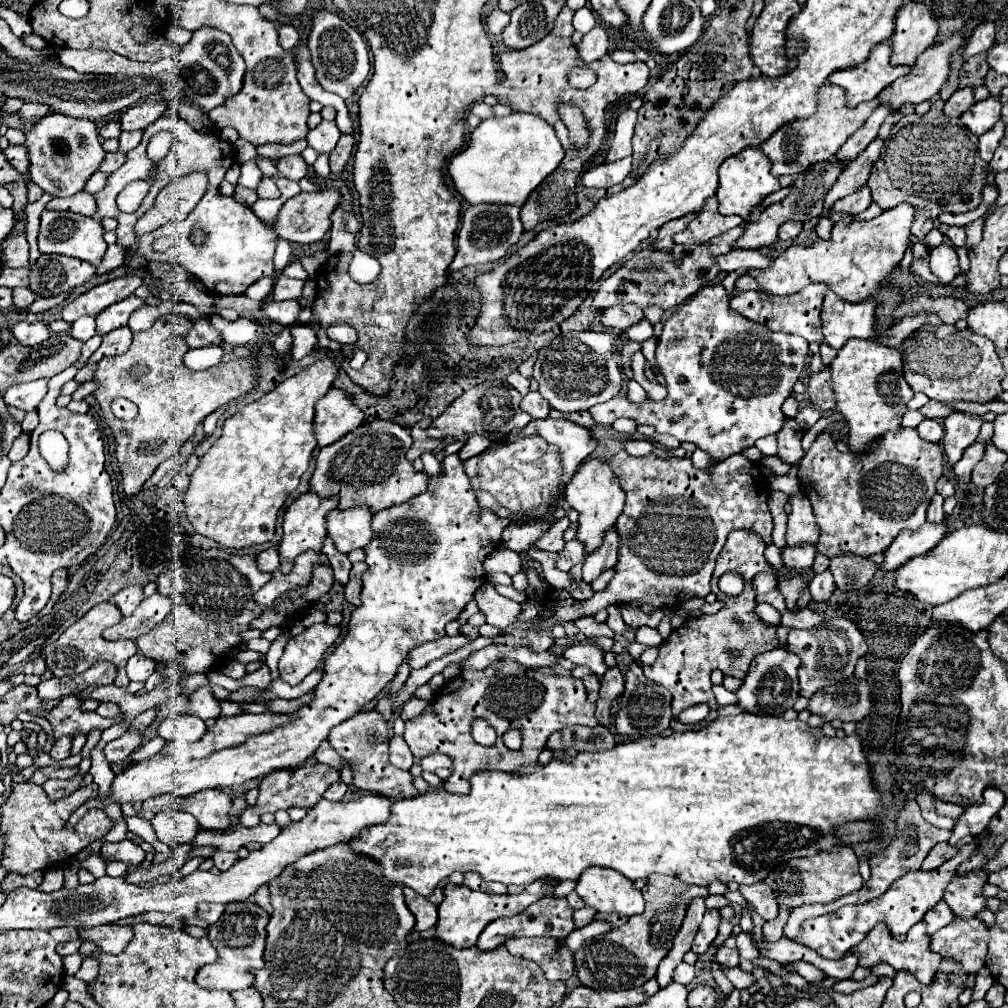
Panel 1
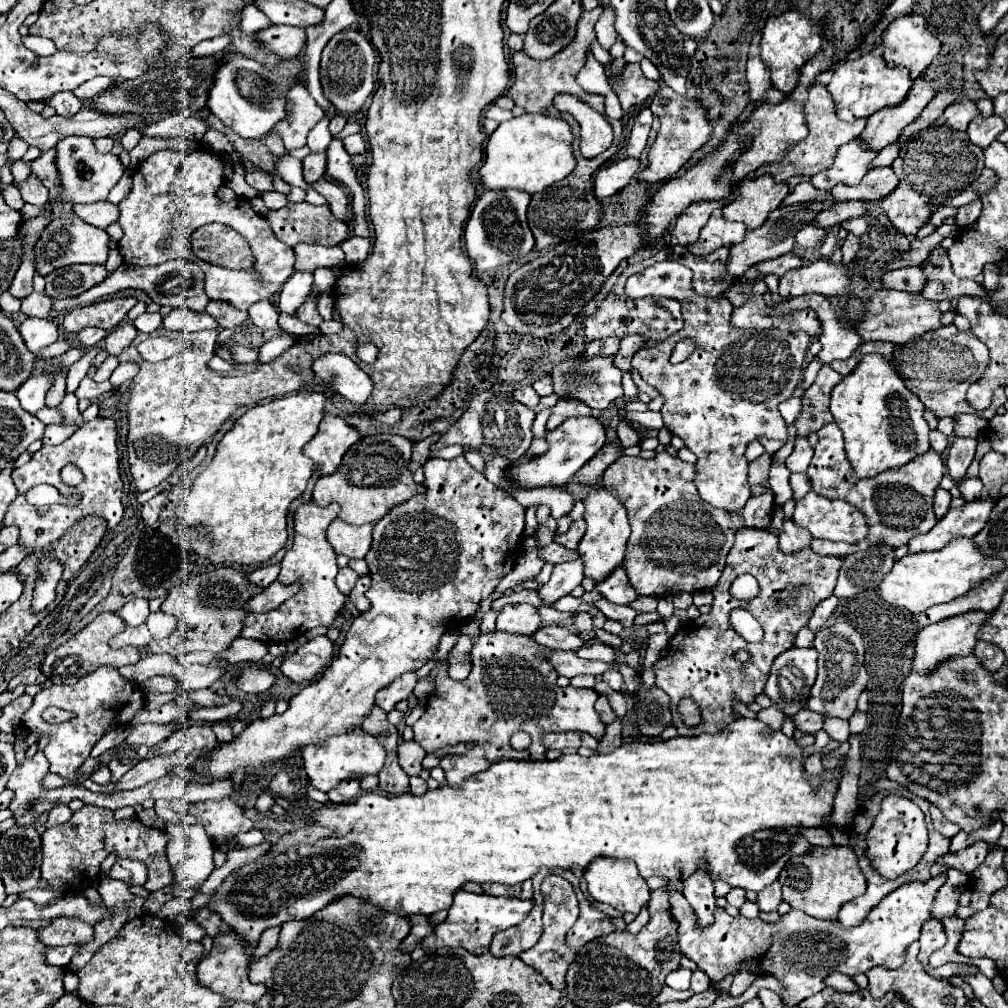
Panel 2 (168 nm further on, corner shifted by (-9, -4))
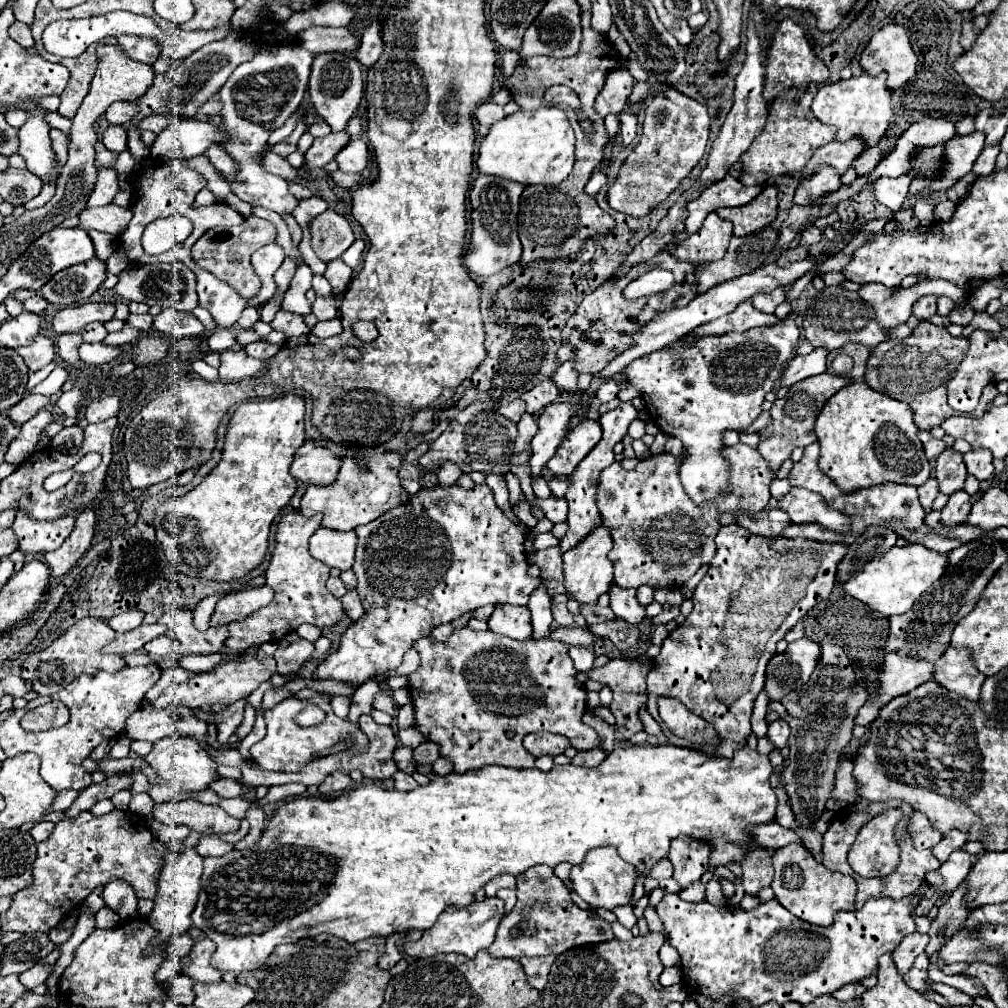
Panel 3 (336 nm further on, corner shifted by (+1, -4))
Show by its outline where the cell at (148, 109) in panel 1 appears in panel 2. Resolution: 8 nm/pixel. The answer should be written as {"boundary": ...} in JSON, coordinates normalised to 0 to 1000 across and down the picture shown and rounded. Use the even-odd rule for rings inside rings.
{"boundary":[[[126,129],[124,133],[122,133],[122,137],[120,137],[120,143],[122,143],[122,147],[126,149],[126,151],[130,151],[134,145],[136,145],[136,141],[140,139],[140,131],[136,131],[136,129]]]}

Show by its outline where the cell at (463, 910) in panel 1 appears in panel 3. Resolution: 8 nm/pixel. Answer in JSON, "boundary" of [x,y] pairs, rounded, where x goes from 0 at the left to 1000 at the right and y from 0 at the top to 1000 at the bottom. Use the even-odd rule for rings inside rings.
{"boundary":[[[481,891],[479,895],[467,895],[459,901],[451,901],[445,899],[439,909],[436,909],[436,913],[420,925],[420,929],[414,935],[404,935],[402,937],[402,944],[406,948],[418,950],[418,948],[432,948],[438,944],[453,944],[453,946],[461,946],[463,950],[469,950],[475,942],[485,940],[485,937],[491,933],[495,915],[501,909],[501,895],[497,891]]]}

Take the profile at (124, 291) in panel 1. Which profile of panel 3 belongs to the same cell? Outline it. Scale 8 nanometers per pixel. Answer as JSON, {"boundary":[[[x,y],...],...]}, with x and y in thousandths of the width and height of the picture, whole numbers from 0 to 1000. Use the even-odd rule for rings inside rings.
{"boundary":[[[82,302],[76,306],[59,308],[53,313],[53,327],[57,331],[78,329],[90,319],[108,319],[114,313],[114,302]]]}

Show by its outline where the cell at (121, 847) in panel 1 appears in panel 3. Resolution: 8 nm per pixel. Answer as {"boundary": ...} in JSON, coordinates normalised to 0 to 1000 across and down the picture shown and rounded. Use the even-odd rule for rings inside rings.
{"boundary":[[[112,871],[106,875],[102,883],[102,893],[108,901],[112,901],[122,913],[136,909],[136,889],[132,879],[122,871]]]}

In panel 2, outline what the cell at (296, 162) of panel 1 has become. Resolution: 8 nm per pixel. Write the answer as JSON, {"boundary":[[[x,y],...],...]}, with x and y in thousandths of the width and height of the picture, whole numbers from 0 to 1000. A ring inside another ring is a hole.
{"boundary":[[[322,151],[318,153],[307,153],[303,159],[301,159],[301,175],[303,175],[303,181],[309,183],[309,181],[314,181],[320,173],[322,173],[322,165],[324,165],[324,155]]]}

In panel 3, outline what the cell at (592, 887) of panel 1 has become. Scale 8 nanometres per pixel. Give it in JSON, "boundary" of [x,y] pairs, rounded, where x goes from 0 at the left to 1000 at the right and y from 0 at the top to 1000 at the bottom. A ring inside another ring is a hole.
{"boundary":[[[590,841],[586,845],[582,845],[580,853],[572,859],[566,861],[566,875],[570,885],[586,899],[586,901],[600,901],[600,903],[608,903],[612,899],[620,899],[626,895],[626,887],[628,887],[628,879],[630,879],[630,871],[632,865],[630,861],[626,861],[626,857],[622,857],[612,845],[610,841]]]}

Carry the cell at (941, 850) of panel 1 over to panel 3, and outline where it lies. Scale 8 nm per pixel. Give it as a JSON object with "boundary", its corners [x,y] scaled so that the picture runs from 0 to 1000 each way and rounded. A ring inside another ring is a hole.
{"boundary":[[[947,843],[943,845],[943,849],[939,851],[939,855],[936,855],[930,863],[920,867],[920,875],[928,881],[932,881],[934,885],[945,885],[955,871],[959,871],[963,863],[963,847],[957,843]]]}

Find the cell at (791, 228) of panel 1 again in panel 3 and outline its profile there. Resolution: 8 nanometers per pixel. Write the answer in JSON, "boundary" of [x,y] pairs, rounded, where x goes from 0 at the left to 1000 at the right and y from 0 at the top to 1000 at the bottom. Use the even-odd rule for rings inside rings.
{"boundary":[[[803,224],[795,230],[795,236],[793,236],[793,242],[795,244],[805,244],[805,242],[811,242],[814,238],[814,228],[811,224]]]}

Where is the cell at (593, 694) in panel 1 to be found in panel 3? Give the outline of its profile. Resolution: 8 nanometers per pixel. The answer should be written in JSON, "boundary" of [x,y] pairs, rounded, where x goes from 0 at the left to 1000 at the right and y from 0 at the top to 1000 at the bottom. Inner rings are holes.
{"boundary":[[[582,704],[580,706],[580,710],[578,710],[578,716],[580,718],[584,718],[592,728],[594,728],[594,732],[596,732],[596,742],[604,748],[606,744],[608,744],[608,734],[610,734],[610,722],[606,720],[606,718],[602,718],[596,710],[592,710],[590,706],[586,706],[586,704]]]}

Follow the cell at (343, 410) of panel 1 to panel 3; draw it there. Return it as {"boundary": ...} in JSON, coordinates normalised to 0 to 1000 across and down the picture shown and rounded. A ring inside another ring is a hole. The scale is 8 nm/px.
{"boundary":[[[305,437],[295,444],[289,470],[305,480],[328,480],[336,468],[336,454],[313,437]]]}

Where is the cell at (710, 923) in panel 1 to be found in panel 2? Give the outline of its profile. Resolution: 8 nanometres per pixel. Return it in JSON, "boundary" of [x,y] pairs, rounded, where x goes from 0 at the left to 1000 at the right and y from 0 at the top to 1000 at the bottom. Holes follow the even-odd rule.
{"boundary":[[[938,867],[930,869],[930,871],[924,871],[922,875],[918,877],[898,877],[894,881],[890,881],[888,885],[884,885],[882,889],[878,889],[878,893],[874,893],[874,897],[870,897],[870,901],[866,901],[862,905],[862,909],[856,913],[856,917],[848,919],[848,921],[832,921],[830,923],[830,915],[818,915],[818,913],[811,913],[811,911],[805,911],[801,909],[799,905],[793,905],[793,903],[783,903],[781,907],[775,909],[773,915],[757,915],[755,911],[749,911],[749,913],[743,913],[739,909],[723,909],[717,901],[709,901],[709,915],[703,917],[703,919],[691,919],[691,913],[689,913],[689,907],[688,903],[684,905],[684,895],[680,893],[680,889],[676,885],[666,885],[666,907],[668,911],[672,913],[674,917],[674,938],[676,938],[676,944],[688,952],[701,968],[705,974],[715,974],[719,968],[723,966],[731,966],[731,964],[747,964],[751,966],[751,958],[753,958],[753,964],[757,966],[765,966],[769,968],[777,978],[779,978],[779,984],[777,984],[777,992],[781,998],[791,998],[795,992],[811,986],[816,982],[816,972],[818,968],[822,968],[824,964],[832,962],[834,966],[840,966],[840,968],[848,968],[848,966],[854,966],[854,964],[860,964],[868,958],[878,958],[878,960],[892,960],[896,956],[896,948],[898,948],[898,940],[912,933],[912,925],[914,925],[914,919],[922,913],[924,909],[924,897],[928,893],[928,887],[930,883],[936,879],[938,875]],[[830,925],[832,925],[832,935],[836,937],[836,942],[830,942]]]}

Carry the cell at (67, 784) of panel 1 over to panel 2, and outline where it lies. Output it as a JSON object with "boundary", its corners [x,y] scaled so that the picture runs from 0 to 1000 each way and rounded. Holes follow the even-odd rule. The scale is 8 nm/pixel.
{"boundary":[[[63,798],[55,800],[53,806],[49,806],[49,812],[45,815],[45,821],[53,821],[53,819],[59,819],[59,817],[64,817],[70,812],[70,808],[72,806],[68,804],[68,800],[63,800]]]}

